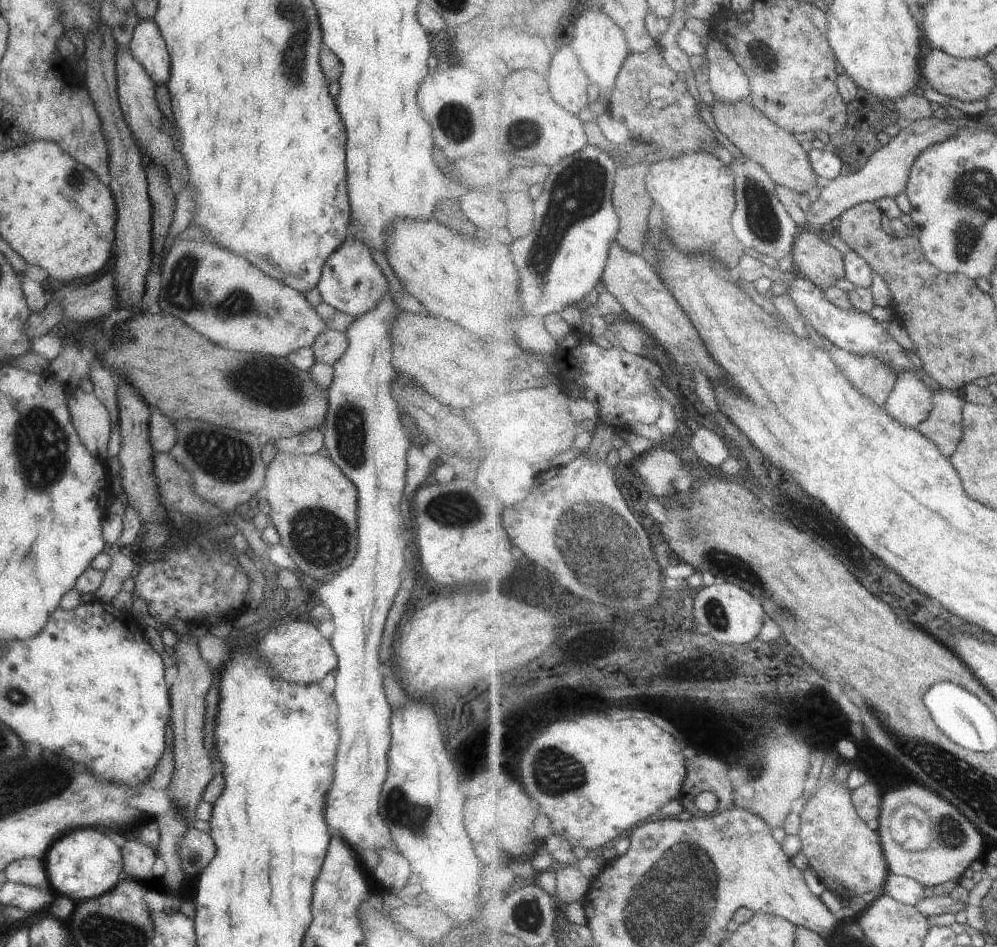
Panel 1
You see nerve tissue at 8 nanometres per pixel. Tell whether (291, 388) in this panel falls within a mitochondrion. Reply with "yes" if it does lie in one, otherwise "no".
yes

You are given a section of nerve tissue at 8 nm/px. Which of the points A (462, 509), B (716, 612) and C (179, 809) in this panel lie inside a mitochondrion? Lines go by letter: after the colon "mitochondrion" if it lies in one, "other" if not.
A: mitochondrion
B: mitochondrion
C: other

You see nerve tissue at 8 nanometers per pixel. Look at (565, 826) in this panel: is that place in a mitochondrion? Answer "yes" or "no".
no

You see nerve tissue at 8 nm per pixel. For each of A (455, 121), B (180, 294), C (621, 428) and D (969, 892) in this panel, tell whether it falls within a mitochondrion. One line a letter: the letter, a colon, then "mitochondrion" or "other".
A: mitochondrion
B: mitochondrion
C: other
D: other

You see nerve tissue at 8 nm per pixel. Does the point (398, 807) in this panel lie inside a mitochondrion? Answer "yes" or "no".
yes

